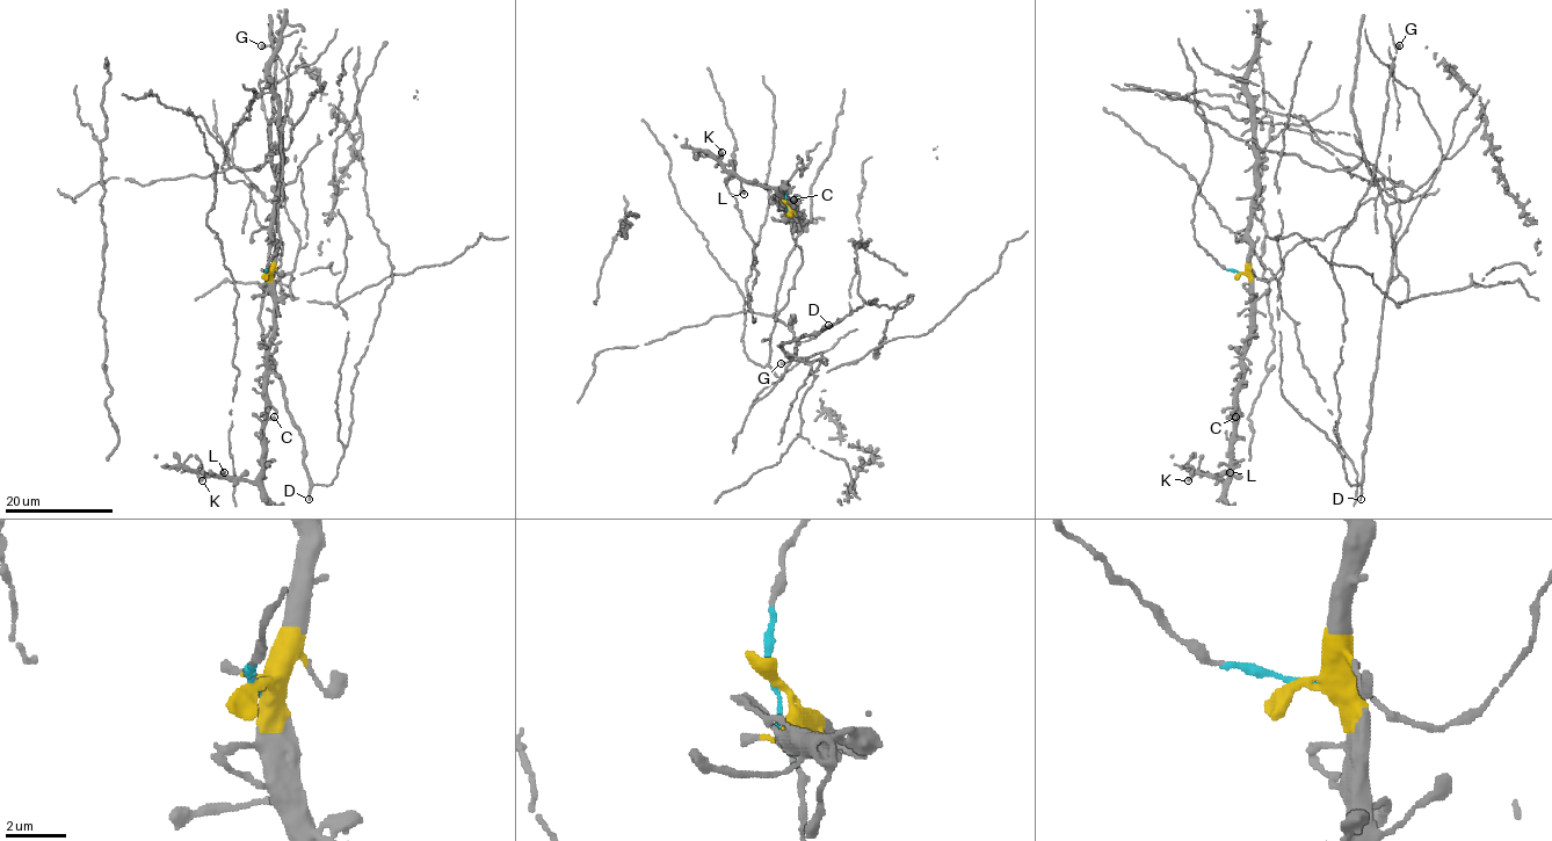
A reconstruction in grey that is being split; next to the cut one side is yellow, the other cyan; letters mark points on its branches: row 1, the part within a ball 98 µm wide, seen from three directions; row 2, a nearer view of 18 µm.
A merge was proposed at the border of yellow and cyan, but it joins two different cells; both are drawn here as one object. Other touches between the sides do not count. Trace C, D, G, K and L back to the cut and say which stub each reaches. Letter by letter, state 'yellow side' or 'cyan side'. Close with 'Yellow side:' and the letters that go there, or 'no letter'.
C: yellow side
D: cyan side
G: cyan side
K: yellow side
L: yellow side
Yellow side: C, K, L

